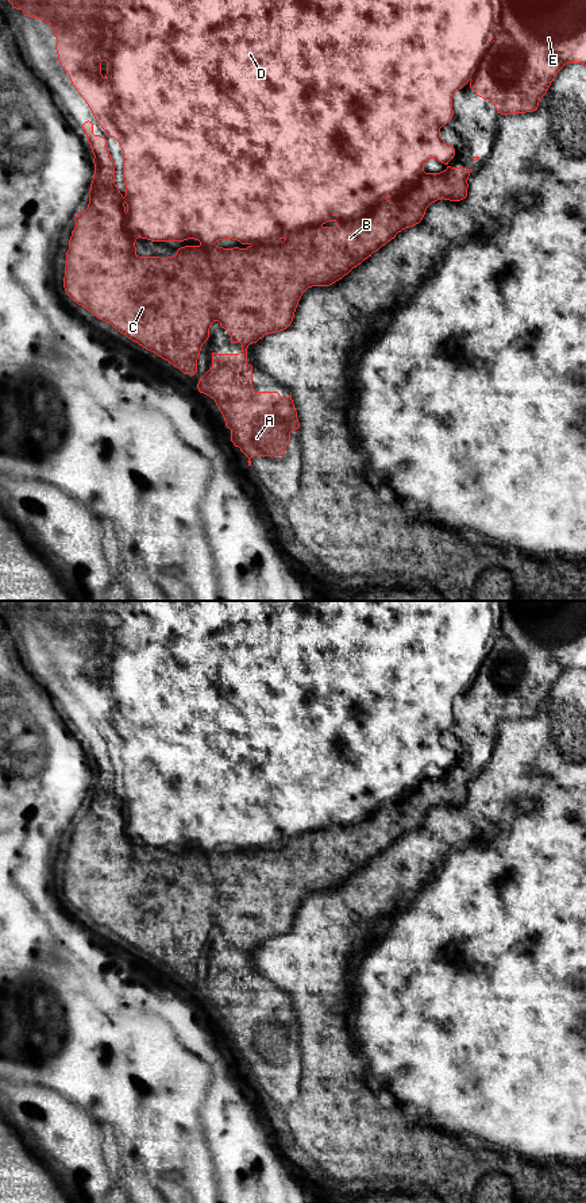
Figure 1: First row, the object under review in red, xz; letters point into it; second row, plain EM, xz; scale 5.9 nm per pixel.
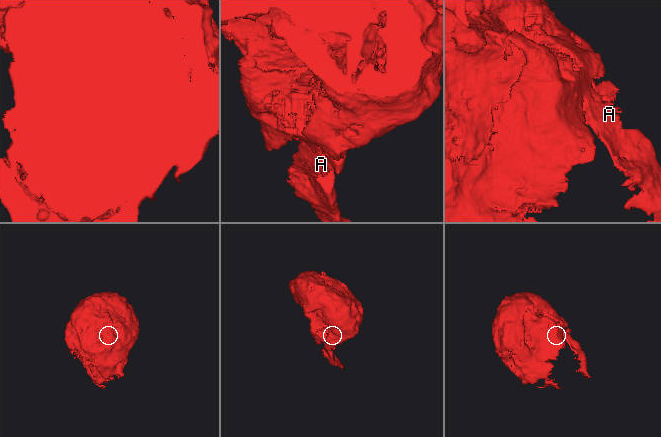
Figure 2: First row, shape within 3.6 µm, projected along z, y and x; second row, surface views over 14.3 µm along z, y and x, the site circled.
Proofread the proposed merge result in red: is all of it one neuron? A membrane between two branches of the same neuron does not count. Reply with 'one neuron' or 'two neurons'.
one neuron

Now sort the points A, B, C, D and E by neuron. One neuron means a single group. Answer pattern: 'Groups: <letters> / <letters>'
Groups: A B C D E

